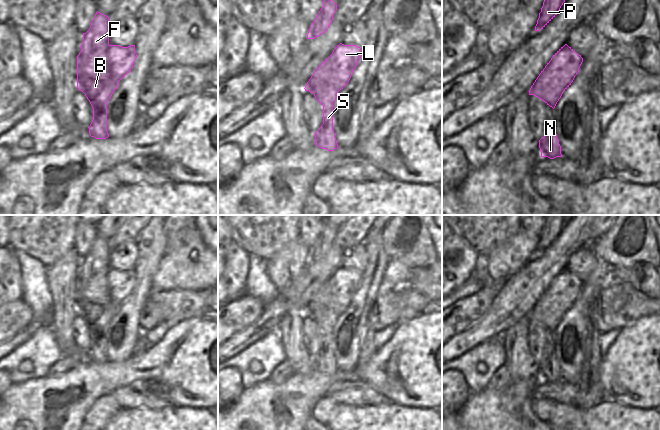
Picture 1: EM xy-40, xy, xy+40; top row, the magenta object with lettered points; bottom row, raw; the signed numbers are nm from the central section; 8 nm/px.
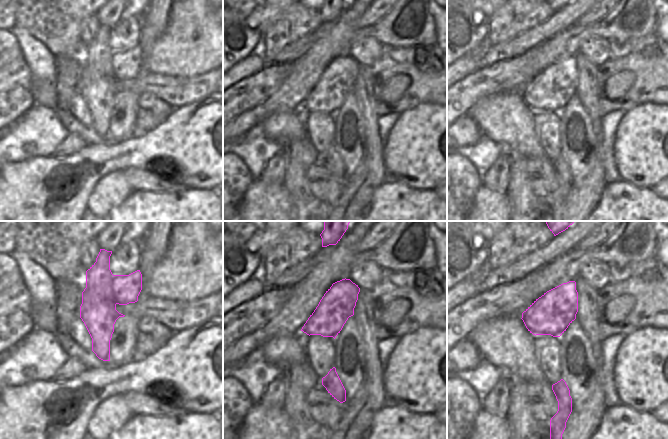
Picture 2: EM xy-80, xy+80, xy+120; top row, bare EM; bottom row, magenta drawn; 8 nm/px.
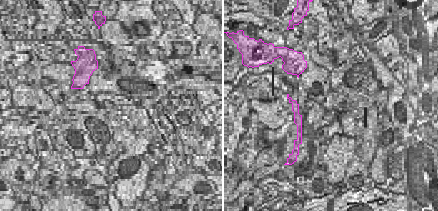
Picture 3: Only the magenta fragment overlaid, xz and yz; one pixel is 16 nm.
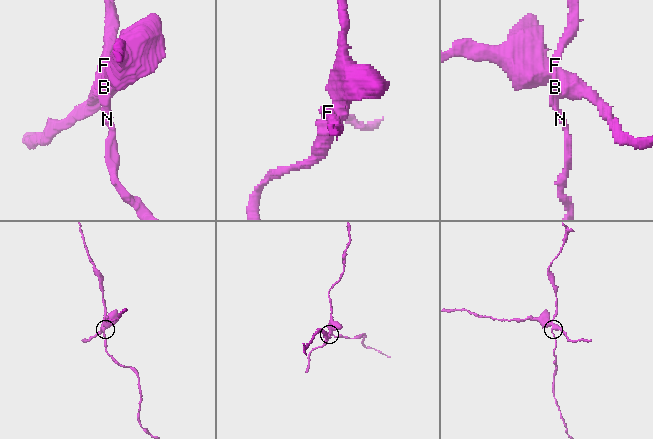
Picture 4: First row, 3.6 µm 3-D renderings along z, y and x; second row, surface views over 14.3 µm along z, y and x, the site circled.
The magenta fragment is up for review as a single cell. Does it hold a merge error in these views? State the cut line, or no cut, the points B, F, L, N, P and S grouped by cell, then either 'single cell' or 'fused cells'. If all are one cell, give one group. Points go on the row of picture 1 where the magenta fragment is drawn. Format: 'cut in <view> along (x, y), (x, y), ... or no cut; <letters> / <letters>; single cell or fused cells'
cut in xy along (330, 55), (330, 83), (338, 91); B F N P S / L; fused cells

